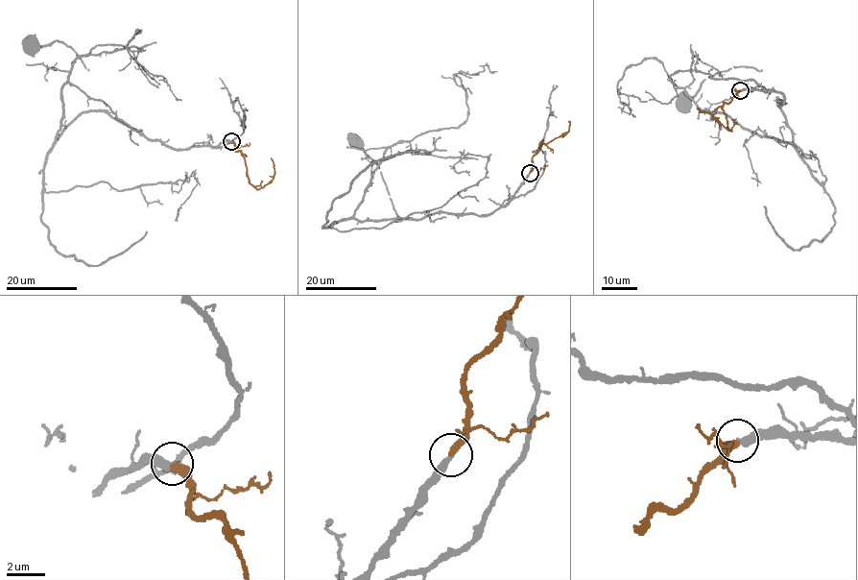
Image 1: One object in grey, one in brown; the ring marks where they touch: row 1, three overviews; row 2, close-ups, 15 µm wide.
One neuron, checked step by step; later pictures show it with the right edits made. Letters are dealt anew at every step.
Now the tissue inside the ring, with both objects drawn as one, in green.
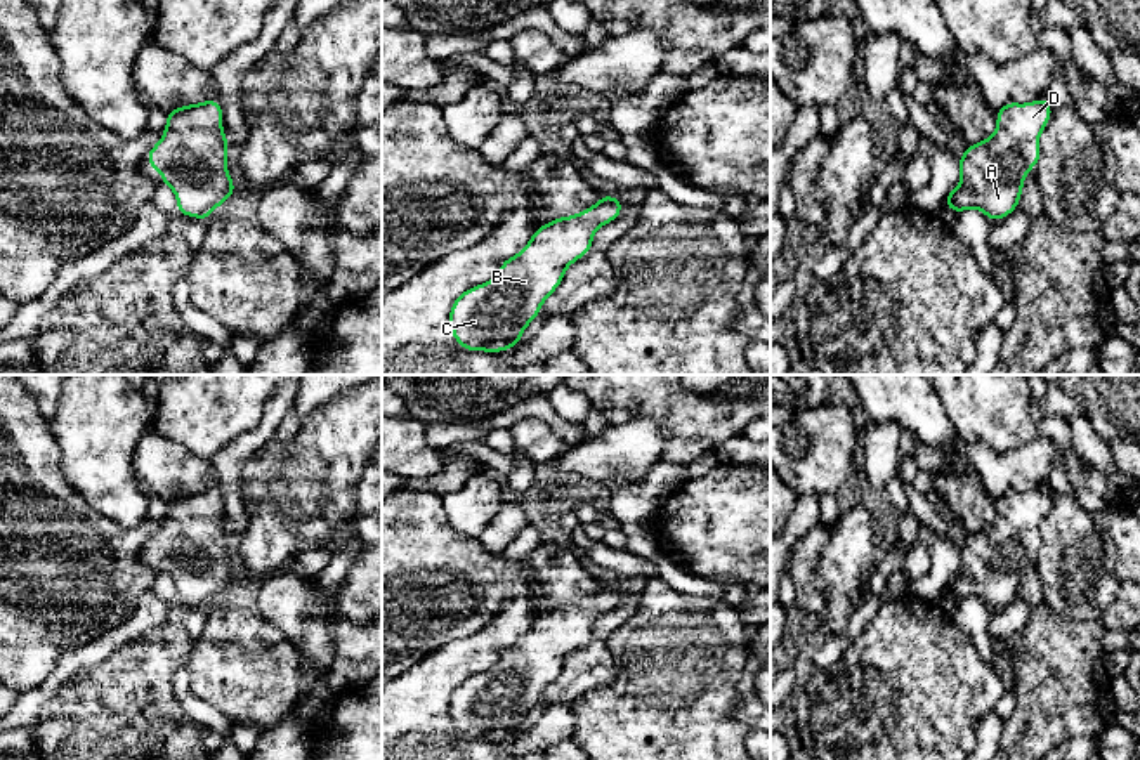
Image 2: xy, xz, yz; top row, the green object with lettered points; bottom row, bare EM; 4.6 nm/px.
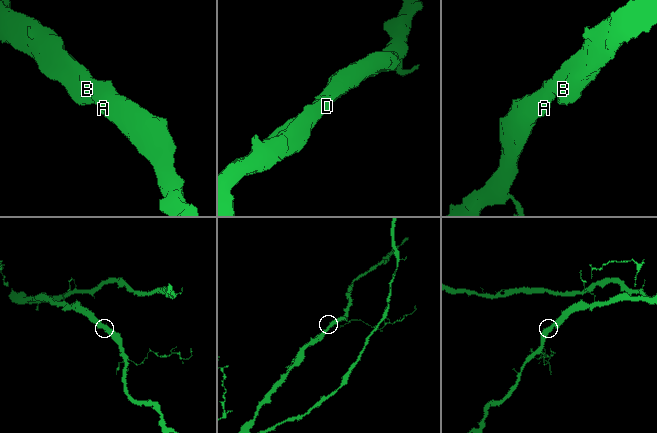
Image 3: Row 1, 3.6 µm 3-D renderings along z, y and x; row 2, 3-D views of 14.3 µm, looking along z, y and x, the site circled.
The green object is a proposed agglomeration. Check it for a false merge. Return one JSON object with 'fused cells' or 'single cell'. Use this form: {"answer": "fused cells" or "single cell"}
{"answer": "single cell"}

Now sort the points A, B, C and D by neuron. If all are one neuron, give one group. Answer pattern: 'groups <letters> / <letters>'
groups A B C D

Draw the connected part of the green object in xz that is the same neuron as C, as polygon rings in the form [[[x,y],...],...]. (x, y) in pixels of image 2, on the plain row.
[[[600,583],[590,597],[573,606],[555,606],[550,613],[536,616],[529,632],[503,649],[491,670],[475,673],[455,687],[448,706],[455,731],[470,741],[500,743],[505,737],[515,737],[522,720],[541,701],[543,689],[560,675],[566,658],[593,637],[595,619],[616,609],[623,595],[619,586]]]

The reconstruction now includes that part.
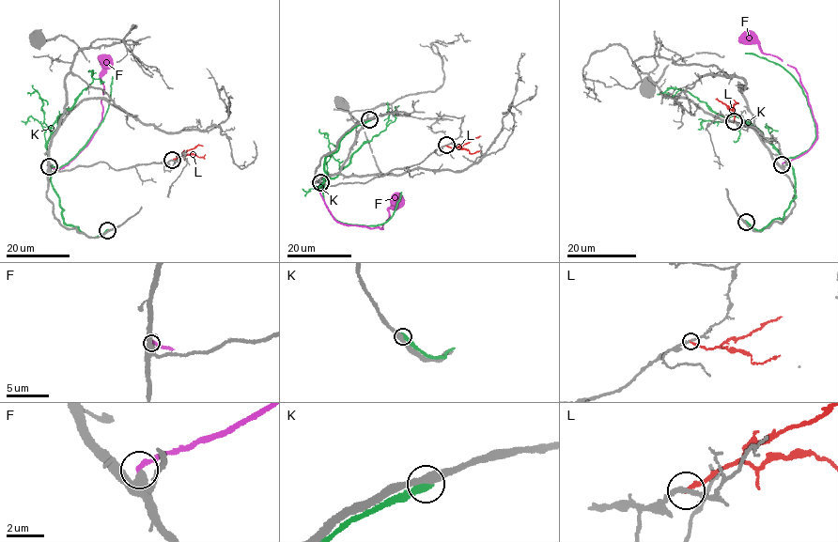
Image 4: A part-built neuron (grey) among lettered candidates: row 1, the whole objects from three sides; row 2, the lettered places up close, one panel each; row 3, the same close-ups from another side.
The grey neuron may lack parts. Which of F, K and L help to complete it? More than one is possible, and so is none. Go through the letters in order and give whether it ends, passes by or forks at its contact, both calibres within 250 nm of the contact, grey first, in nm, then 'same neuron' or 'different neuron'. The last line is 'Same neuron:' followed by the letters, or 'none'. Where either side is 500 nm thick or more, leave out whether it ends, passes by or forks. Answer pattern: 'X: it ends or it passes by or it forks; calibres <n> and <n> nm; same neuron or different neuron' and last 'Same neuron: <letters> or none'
F: it ends; calibres 480 and 280 nm; different neuron
K: calibres 420 and 500 nm; different neuron
L: it ends; calibres 240 and 200 nm; different neuron
Same neuron: none

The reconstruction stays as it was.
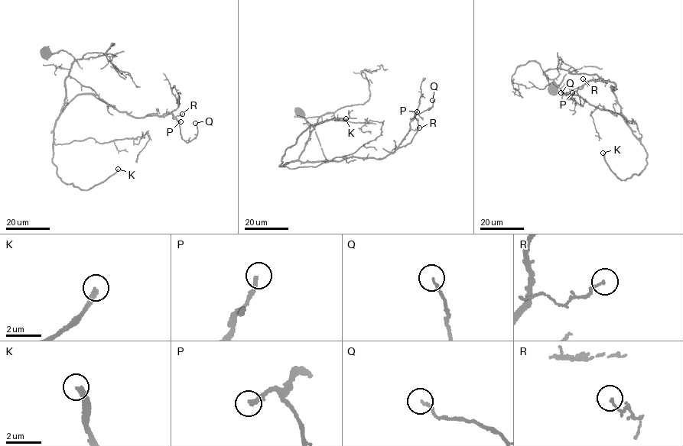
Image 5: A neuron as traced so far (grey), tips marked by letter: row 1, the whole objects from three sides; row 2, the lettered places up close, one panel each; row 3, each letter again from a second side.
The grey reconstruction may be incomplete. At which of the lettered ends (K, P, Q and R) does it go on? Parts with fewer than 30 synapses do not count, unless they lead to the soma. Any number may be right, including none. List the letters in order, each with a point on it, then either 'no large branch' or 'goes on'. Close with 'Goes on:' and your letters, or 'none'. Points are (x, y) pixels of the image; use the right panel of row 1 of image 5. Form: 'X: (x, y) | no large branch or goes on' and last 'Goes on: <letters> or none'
K: (603, 153) | goes on
P: (572, 92) | no large branch
Q: (561, 92) | no large branch
R: (583, 79) | no large branch
Goes on: K

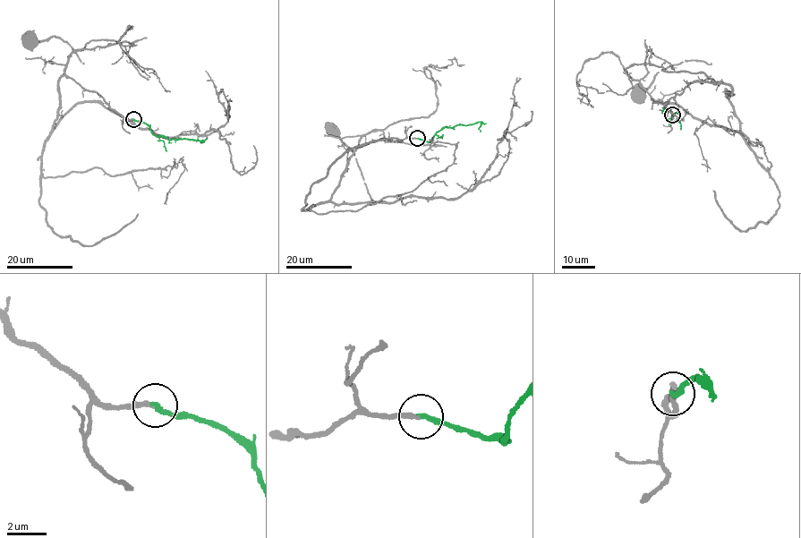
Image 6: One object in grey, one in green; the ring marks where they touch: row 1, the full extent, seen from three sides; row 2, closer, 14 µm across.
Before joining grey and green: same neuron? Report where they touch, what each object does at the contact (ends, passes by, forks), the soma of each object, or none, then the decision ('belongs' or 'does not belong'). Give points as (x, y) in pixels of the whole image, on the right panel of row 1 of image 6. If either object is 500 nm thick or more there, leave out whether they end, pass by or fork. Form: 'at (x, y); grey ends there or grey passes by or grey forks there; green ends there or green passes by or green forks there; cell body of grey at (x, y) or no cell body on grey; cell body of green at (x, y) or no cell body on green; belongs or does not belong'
at (672, 115); grey ends there; green ends there; cell body of grey at (639, 94); no cell body on green; belongs

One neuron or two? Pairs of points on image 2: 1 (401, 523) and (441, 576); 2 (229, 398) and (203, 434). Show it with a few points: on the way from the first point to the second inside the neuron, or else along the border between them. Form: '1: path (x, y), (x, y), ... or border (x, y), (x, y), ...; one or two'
1: path (405, 537), (427, 563); one
2: path (222, 406), (205, 425); one

